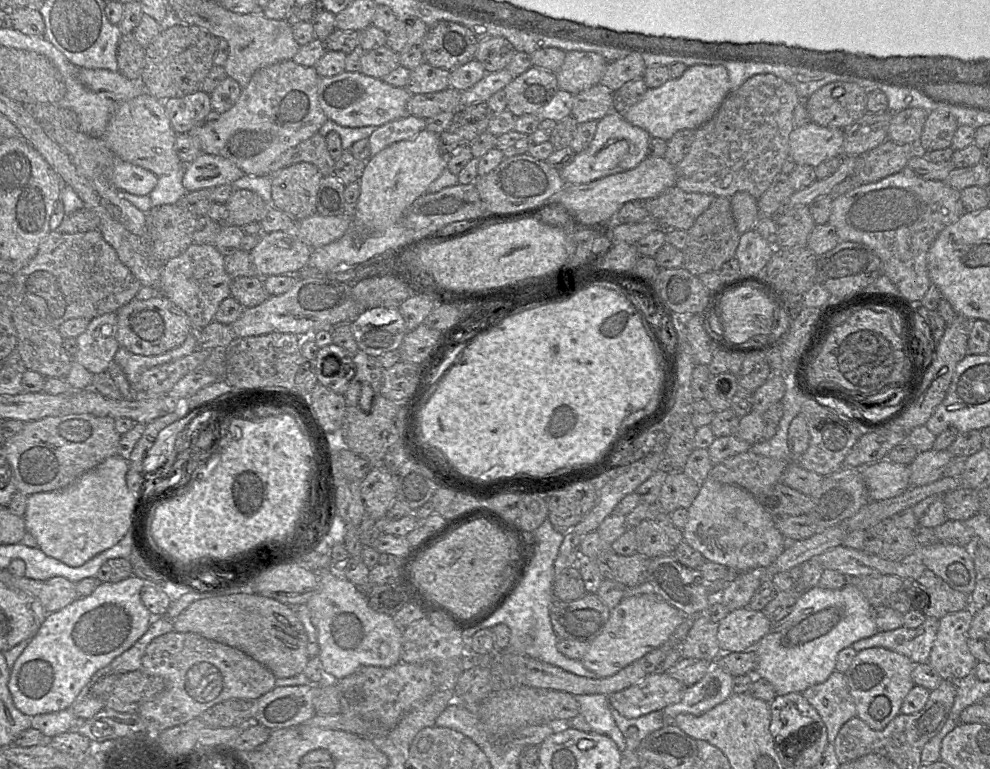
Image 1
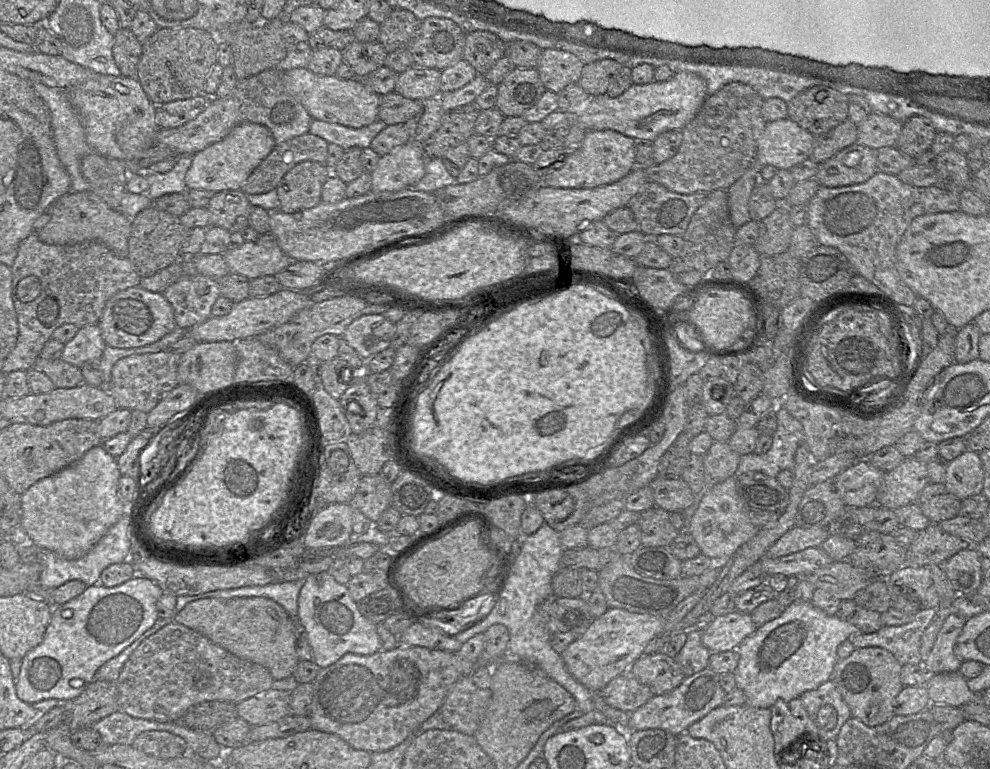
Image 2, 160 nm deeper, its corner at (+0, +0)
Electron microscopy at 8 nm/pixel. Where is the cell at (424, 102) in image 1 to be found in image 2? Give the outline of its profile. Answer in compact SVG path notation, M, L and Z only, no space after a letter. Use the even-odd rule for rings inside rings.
M395 91L385 94L381 96L378 119L386 125L406 123L422 110L423 101L406 98Z

